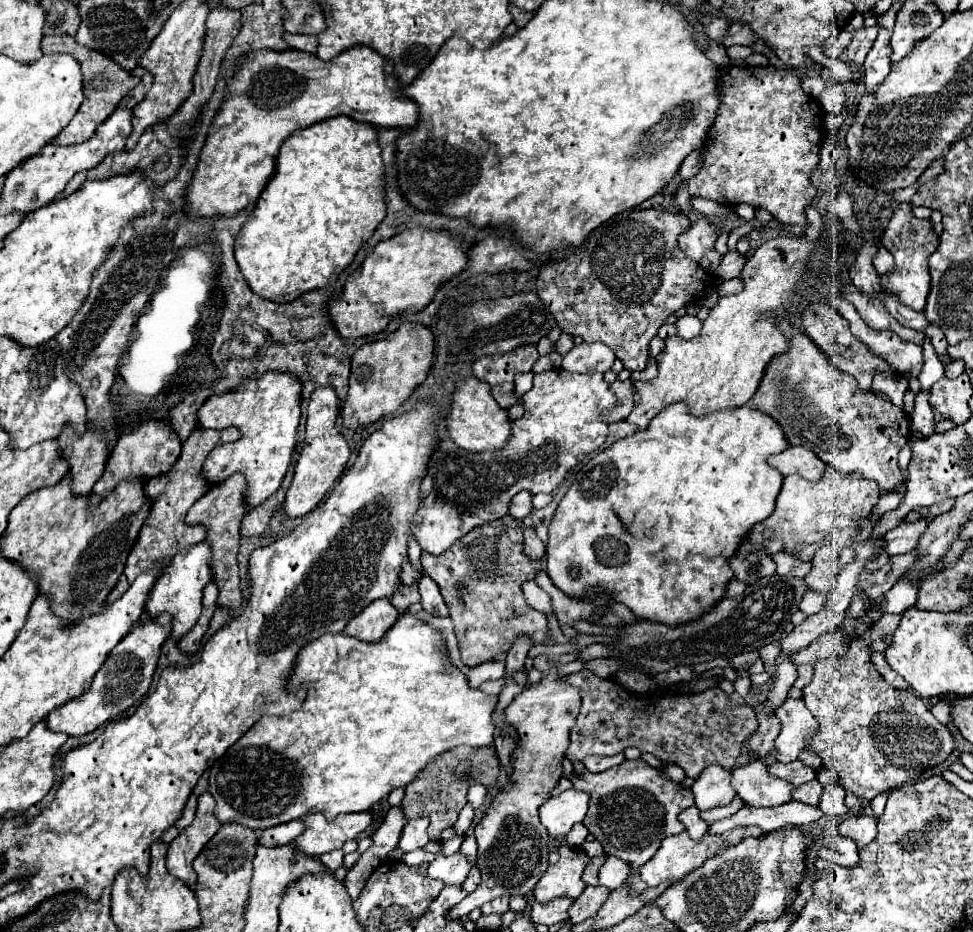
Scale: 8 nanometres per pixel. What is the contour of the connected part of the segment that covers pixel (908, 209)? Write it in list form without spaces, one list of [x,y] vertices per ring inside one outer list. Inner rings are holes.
[[[900,203],[886,227],[886,231],[880,237],[882,245],[892,253],[896,267],[890,273],[880,275],[880,285],[886,287],[888,291],[894,291],[898,299],[914,309],[914,311],[924,311],[926,299],[930,293],[930,273],[928,273],[928,257],[936,251],[940,239],[932,231],[932,223],[928,219],[918,219],[912,213],[912,203]]]

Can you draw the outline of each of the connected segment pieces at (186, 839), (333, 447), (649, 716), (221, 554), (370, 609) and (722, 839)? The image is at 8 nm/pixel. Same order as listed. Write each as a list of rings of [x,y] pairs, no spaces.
[[[202,793],[198,797],[198,809],[194,821],[180,831],[180,835],[170,843],[168,849],[168,865],[166,869],[182,879],[188,887],[196,885],[196,873],[192,871],[192,861],[200,853],[200,849],[214,837],[220,829],[220,821],[214,815],[214,797],[210,793]]]
[[[318,387],[314,395],[308,401],[308,423],[306,423],[306,437],[304,447],[300,453],[300,459],[296,463],[292,485],[286,493],[284,509],[288,517],[302,517],[308,511],[312,511],[326,495],[326,491],[334,485],[334,481],[342,475],[348,459],[350,459],[350,447],[348,441],[340,435],[336,427],[336,419],[340,415],[340,399],[334,391],[334,387]]]
[[[586,669],[568,675],[568,681],[582,689],[580,715],[566,751],[568,761],[584,761],[588,755],[616,755],[626,747],[636,747],[664,763],[680,765],[688,777],[696,779],[704,767],[714,763],[732,769],[742,743],[758,729],[758,719],[748,703],[736,707],[734,715],[726,715],[728,695],[720,687],[696,694],[638,695],[614,679],[600,679]]]
[[[234,473],[230,475],[226,481],[212,485],[210,491],[198,499],[188,515],[186,515],[186,523],[194,525],[194,523],[204,523],[208,527],[208,535],[206,539],[212,545],[212,571],[214,571],[214,579],[218,581],[218,605],[236,609],[242,603],[242,589],[240,589],[240,575],[238,575],[238,547],[240,547],[240,527],[242,527],[242,519],[248,513],[246,507],[246,477],[242,473]]]
[[[378,599],[378,603],[370,603],[349,621],[344,633],[366,643],[378,643],[382,635],[386,635],[386,631],[392,627],[392,623],[398,619],[398,615],[400,613],[390,605],[388,599]]]
[[[736,827],[732,831],[728,831],[726,835],[704,835],[704,839],[700,843],[692,841],[688,837],[688,833],[680,833],[680,835],[672,835],[672,837],[666,837],[660,845],[660,849],[656,851],[656,855],[640,869],[640,877],[642,881],[648,885],[648,887],[658,887],[662,883],[678,883],[682,881],[688,873],[692,873],[694,869],[698,869],[708,857],[716,857],[718,853],[724,851],[724,847],[732,847],[736,843],[740,843],[742,839],[748,839],[748,837],[760,837],[762,831],[758,827]]]

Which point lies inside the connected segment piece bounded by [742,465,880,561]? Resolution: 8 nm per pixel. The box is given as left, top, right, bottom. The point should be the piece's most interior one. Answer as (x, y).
(807, 515)

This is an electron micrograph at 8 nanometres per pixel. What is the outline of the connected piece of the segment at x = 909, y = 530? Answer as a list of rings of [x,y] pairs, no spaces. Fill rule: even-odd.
[[[924,519],[916,523],[900,523],[898,527],[890,529],[884,535],[884,551],[888,555],[898,555],[898,553],[908,553],[918,545],[920,535],[926,531],[928,523]]]

